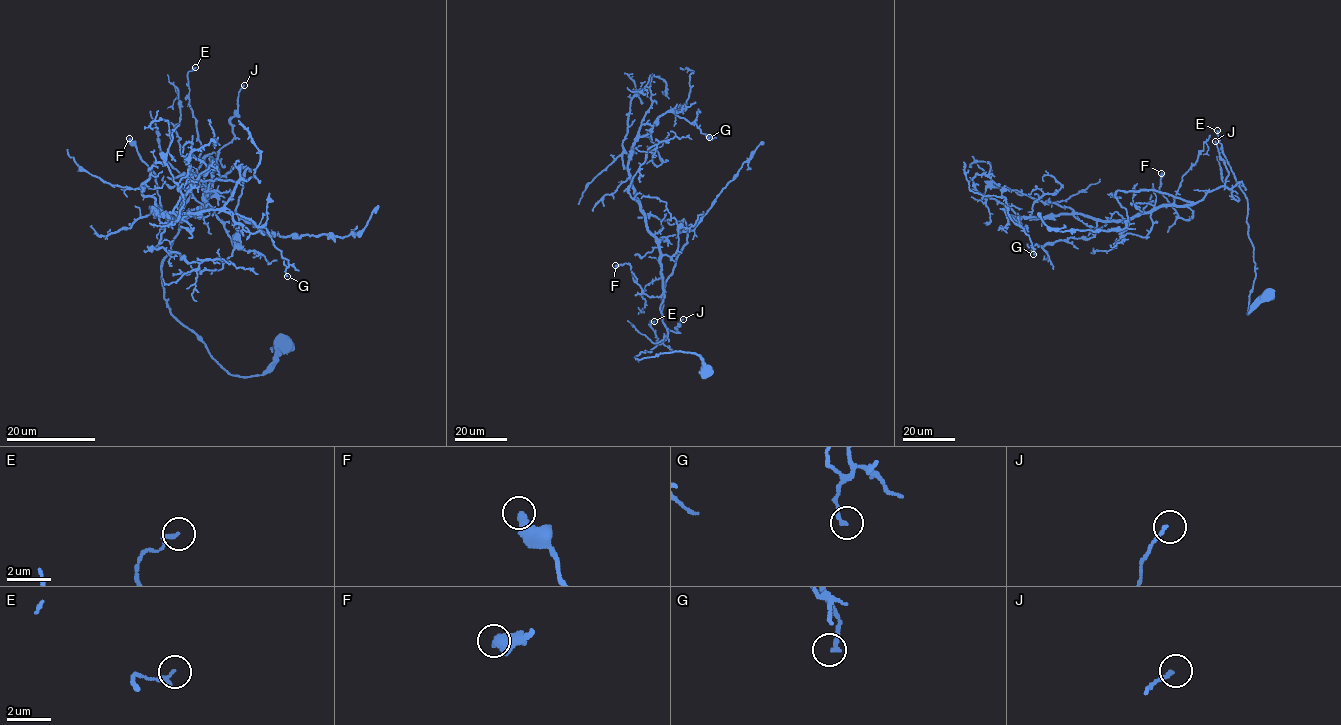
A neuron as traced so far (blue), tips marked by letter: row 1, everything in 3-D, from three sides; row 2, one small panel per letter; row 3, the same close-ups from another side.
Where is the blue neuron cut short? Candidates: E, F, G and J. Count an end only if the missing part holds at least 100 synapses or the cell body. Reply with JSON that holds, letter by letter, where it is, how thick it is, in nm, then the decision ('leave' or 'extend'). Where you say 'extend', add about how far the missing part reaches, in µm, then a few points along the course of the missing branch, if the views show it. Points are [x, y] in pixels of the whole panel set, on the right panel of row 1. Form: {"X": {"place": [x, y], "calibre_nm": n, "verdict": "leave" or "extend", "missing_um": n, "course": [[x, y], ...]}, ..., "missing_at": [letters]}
{"E": {"place": [1217, 130], "calibre_nm": 170, "verdict": "leave"}, "F": {"place": [1161, 173], "calibre_nm": 420, "verdict": "leave"}, "G": {"place": [1033, 254], "calibre_nm": 170, "verdict": "leave"}, "J": {"place": [1215, 141], "calibre_nm": 150, "verdict": "leave"}, "missing_at": []}

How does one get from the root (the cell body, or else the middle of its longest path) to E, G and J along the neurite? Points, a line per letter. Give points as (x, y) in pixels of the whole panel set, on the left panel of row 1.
E: (283, 342), (261, 374), (231, 375), (164, 298), (161, 261), (201, 163), (189, 106), (188, 73), (195, 67)
G: (283, 342), (231, 375), (164, 298), (189, 179), (218, 164), (193, 214), (150, 208), (244, 216), (287, 276)
J: (283, 342), (261, 374), (231, 375), (162, 287), (189, 179), (208, 155), (218, 165), (244, 85)

